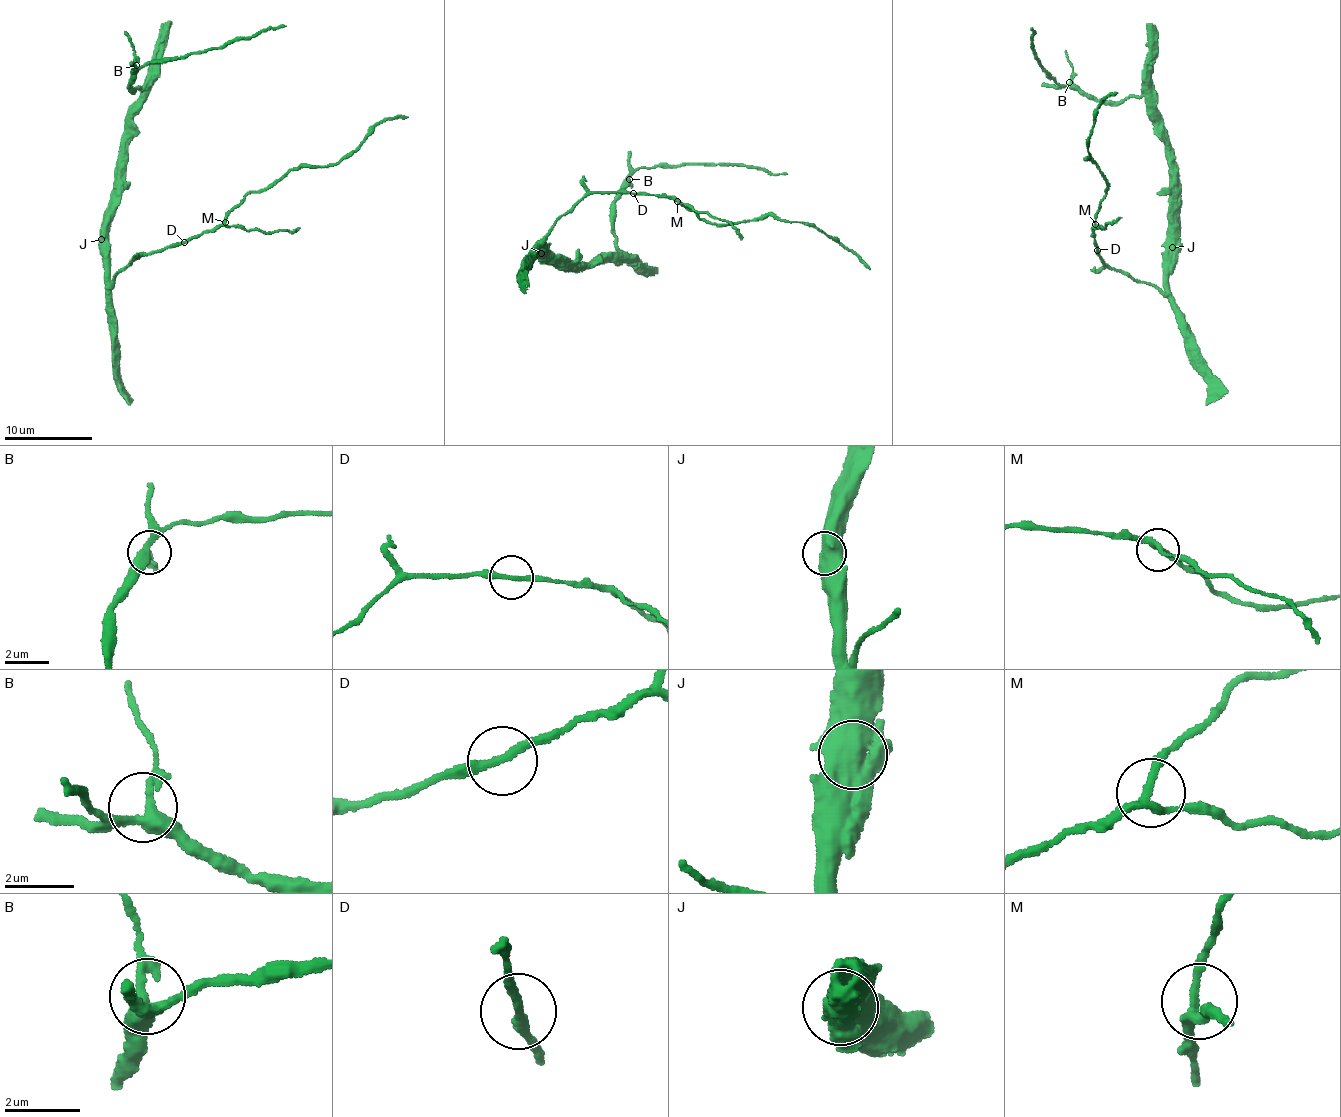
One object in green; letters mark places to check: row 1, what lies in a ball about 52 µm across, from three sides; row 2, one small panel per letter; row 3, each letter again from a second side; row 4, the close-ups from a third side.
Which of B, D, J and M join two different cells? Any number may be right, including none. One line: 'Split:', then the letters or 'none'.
Split: none

